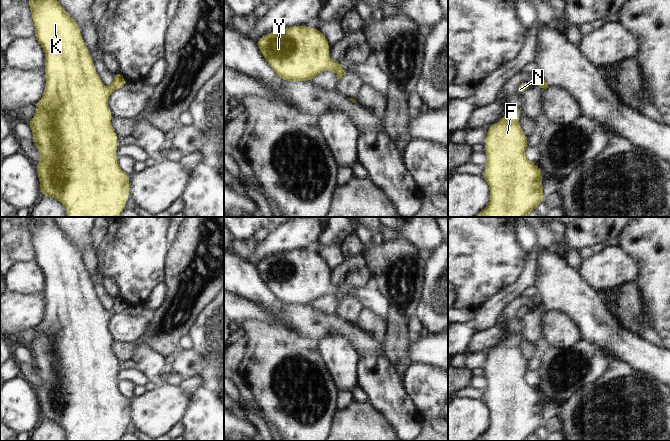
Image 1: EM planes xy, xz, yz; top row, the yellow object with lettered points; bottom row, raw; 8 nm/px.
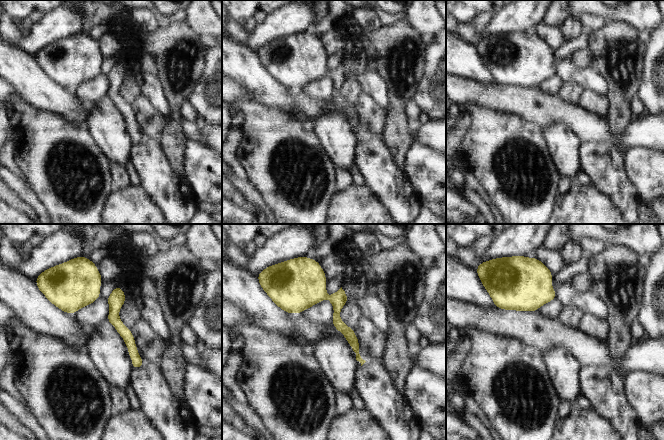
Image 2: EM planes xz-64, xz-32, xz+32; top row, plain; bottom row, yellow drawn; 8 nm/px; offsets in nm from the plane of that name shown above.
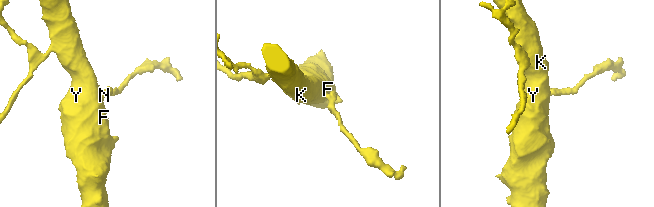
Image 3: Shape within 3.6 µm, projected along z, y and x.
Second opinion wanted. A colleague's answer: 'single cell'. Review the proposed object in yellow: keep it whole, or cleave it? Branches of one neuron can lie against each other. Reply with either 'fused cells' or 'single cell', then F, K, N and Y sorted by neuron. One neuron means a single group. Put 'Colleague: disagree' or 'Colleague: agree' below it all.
single cell | F K N Y
Colleague: agree

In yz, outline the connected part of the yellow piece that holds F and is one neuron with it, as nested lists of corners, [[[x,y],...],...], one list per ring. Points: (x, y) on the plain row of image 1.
[[[521,333],[506,336],[500,346],[489,349],[483,368],[487,387],[482,400],[490,413],[490,425],[475,441],[526,441],[545,423],[542,396],[537,388],[525,382],[528,365],[518,347],[519,336]]]

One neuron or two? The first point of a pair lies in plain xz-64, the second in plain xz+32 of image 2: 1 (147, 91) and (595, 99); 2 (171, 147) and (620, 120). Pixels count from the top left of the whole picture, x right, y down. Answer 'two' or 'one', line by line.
1: two
2: one

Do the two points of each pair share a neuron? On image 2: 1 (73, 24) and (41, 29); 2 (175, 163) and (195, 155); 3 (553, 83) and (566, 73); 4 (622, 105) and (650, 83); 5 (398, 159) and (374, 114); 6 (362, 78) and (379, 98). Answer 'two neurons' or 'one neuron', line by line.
1: one neuron
2: two neurons
3: two neurons
4: two neurons
5: two neurons
6: one neuron

